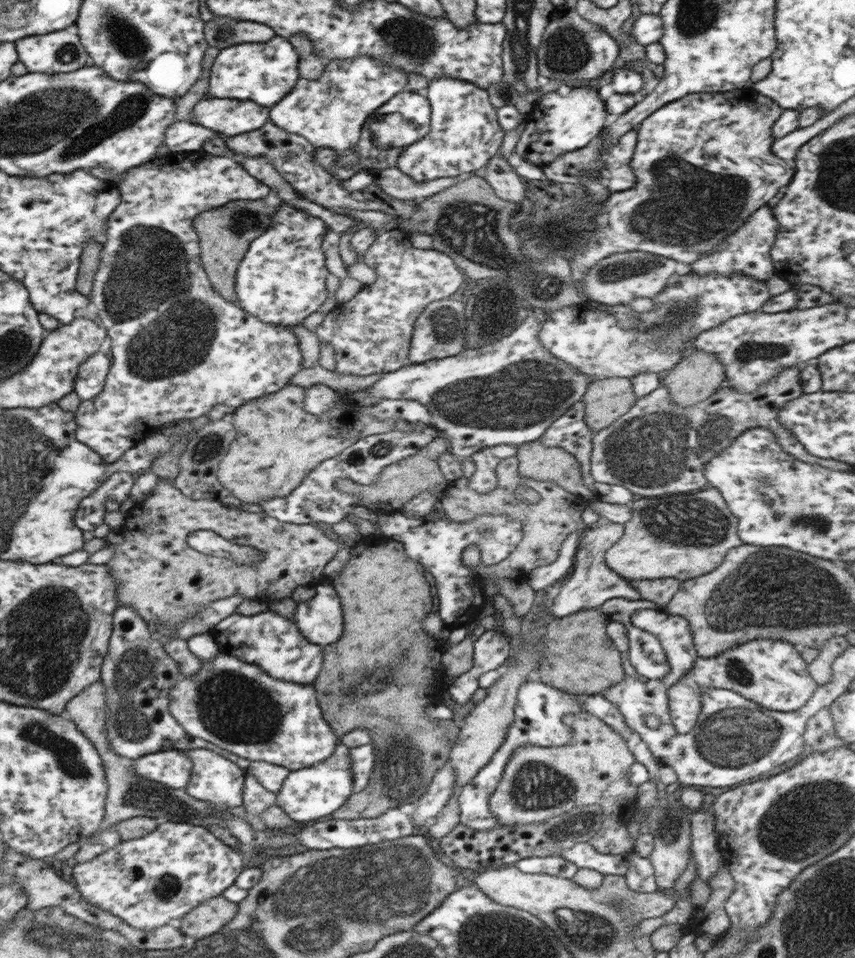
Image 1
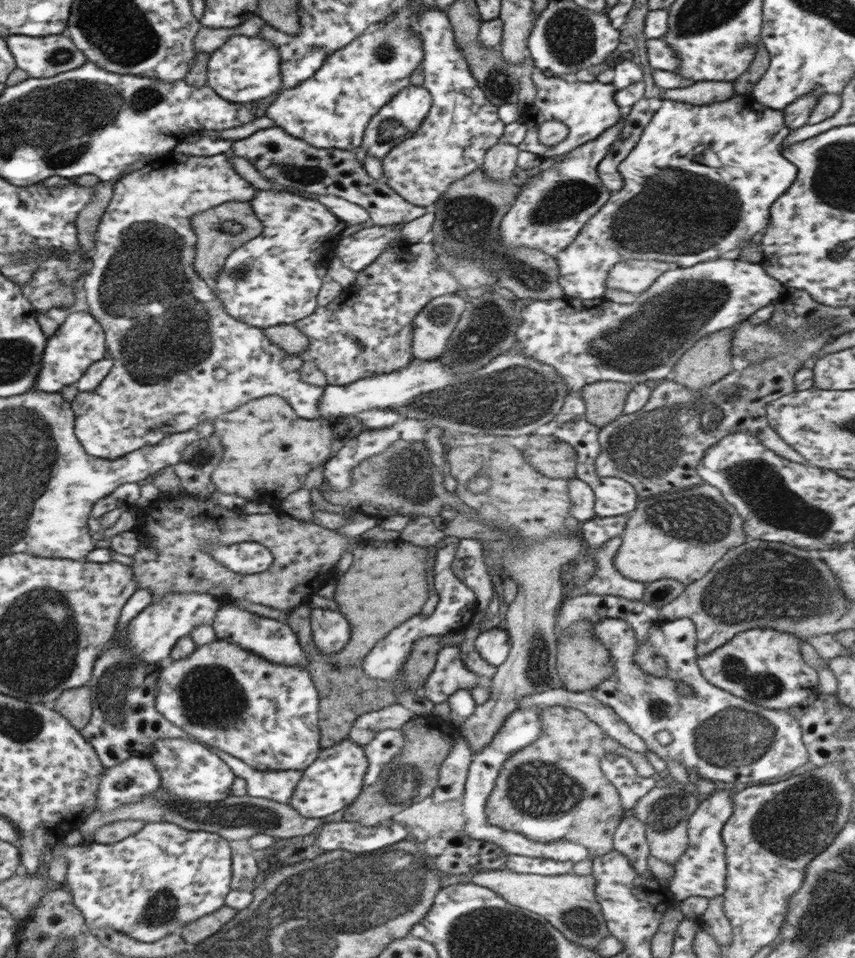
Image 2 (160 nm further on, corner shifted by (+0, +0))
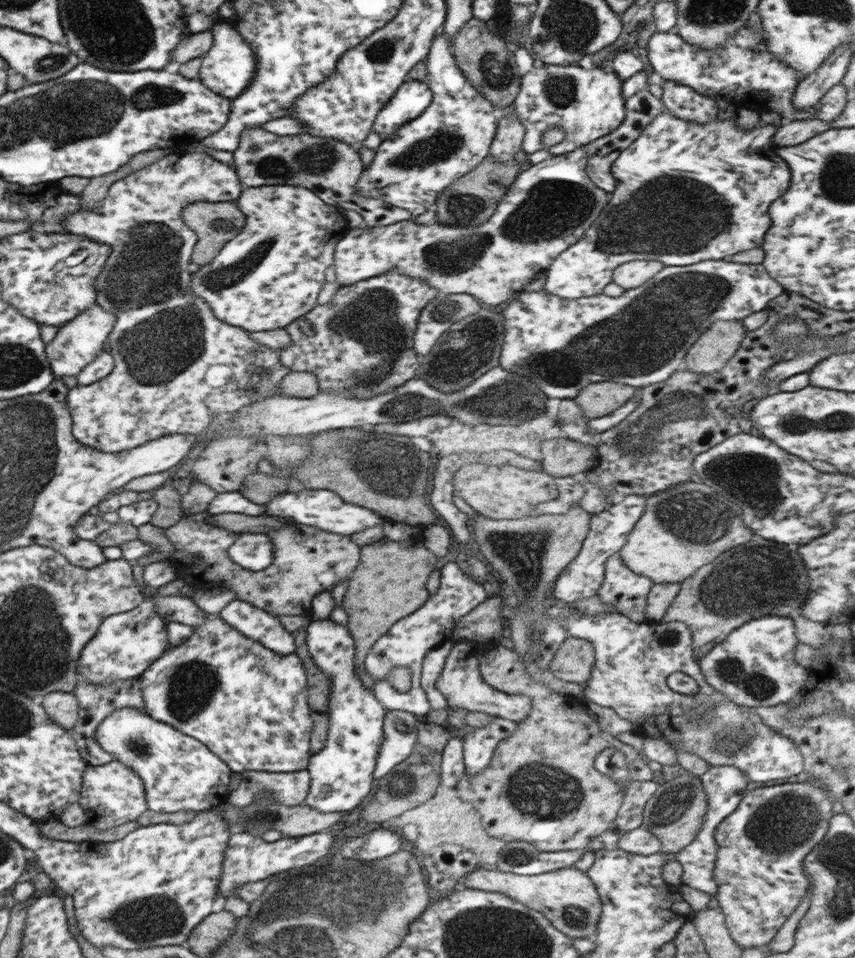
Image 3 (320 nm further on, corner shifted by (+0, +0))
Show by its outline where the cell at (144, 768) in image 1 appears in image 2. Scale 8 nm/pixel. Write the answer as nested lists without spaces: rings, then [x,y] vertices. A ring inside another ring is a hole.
[[[145,756],[129,757],[115,766],[104,767],[100,772],[99,786],[97,786],[97,800],[95,801],[95,810],[101,812],[110,812],[120,808],[122,804],[128,804],[131,800],[141,799],[142,796],[149,794],[159,787],[159,773],[150,758]]]

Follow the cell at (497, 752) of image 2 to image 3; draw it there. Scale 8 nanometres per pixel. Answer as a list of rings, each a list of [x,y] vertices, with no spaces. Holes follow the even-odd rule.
[[[495,717],[485,726],[472,727],[463,731],[462,759],[466,776],[479,774],[487,766],[495,745],[515,731],[518,722]]]

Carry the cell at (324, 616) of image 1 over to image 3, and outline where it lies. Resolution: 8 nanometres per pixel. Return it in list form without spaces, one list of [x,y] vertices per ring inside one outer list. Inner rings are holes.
[[[329,618],[310,620],[305,628],[307,653],[316,670],[331,679],[327,702],[327,730],[321,750],[308,758],[309,790],[302,804],[328,812],[345,812],[363,802],[371,792],[371,774],[376,763],[380,744],[383,742],[383,708],[374,698],[372,689],[361,686],[353,672],[354,643],[345,626]]]

